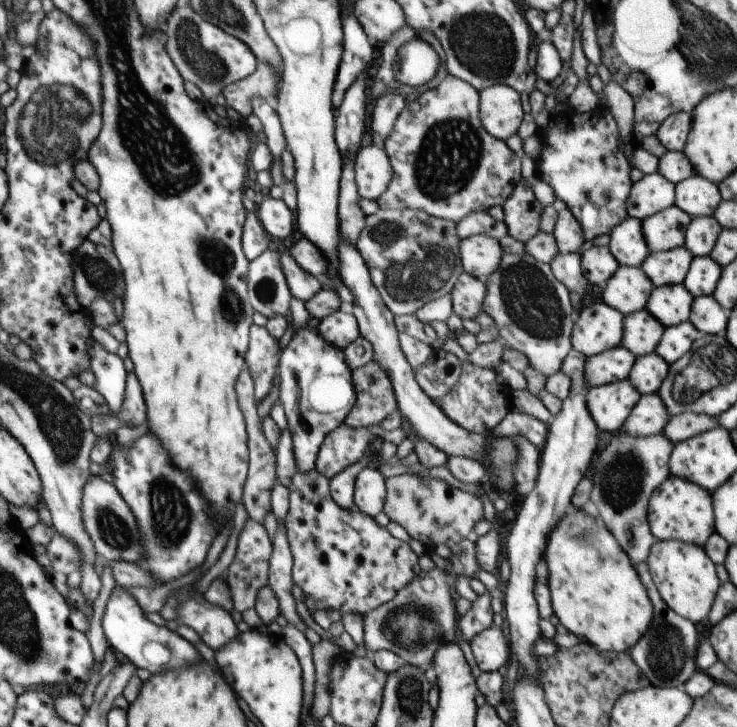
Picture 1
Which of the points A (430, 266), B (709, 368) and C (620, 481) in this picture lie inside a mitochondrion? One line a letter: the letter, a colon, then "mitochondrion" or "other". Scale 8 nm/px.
A: mitochondrion
B: mitochondrion
C: mitochondrion

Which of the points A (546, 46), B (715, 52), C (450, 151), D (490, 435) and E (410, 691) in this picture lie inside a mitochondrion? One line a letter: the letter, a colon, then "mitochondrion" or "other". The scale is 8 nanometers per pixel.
A: other
B: mitochondrion
C: mitochondrion
D: other
E: mitochondrion

